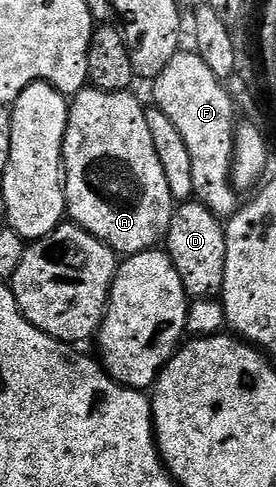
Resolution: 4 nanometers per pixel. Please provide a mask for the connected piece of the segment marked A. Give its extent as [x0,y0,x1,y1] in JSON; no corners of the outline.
[62,88,176,256]

